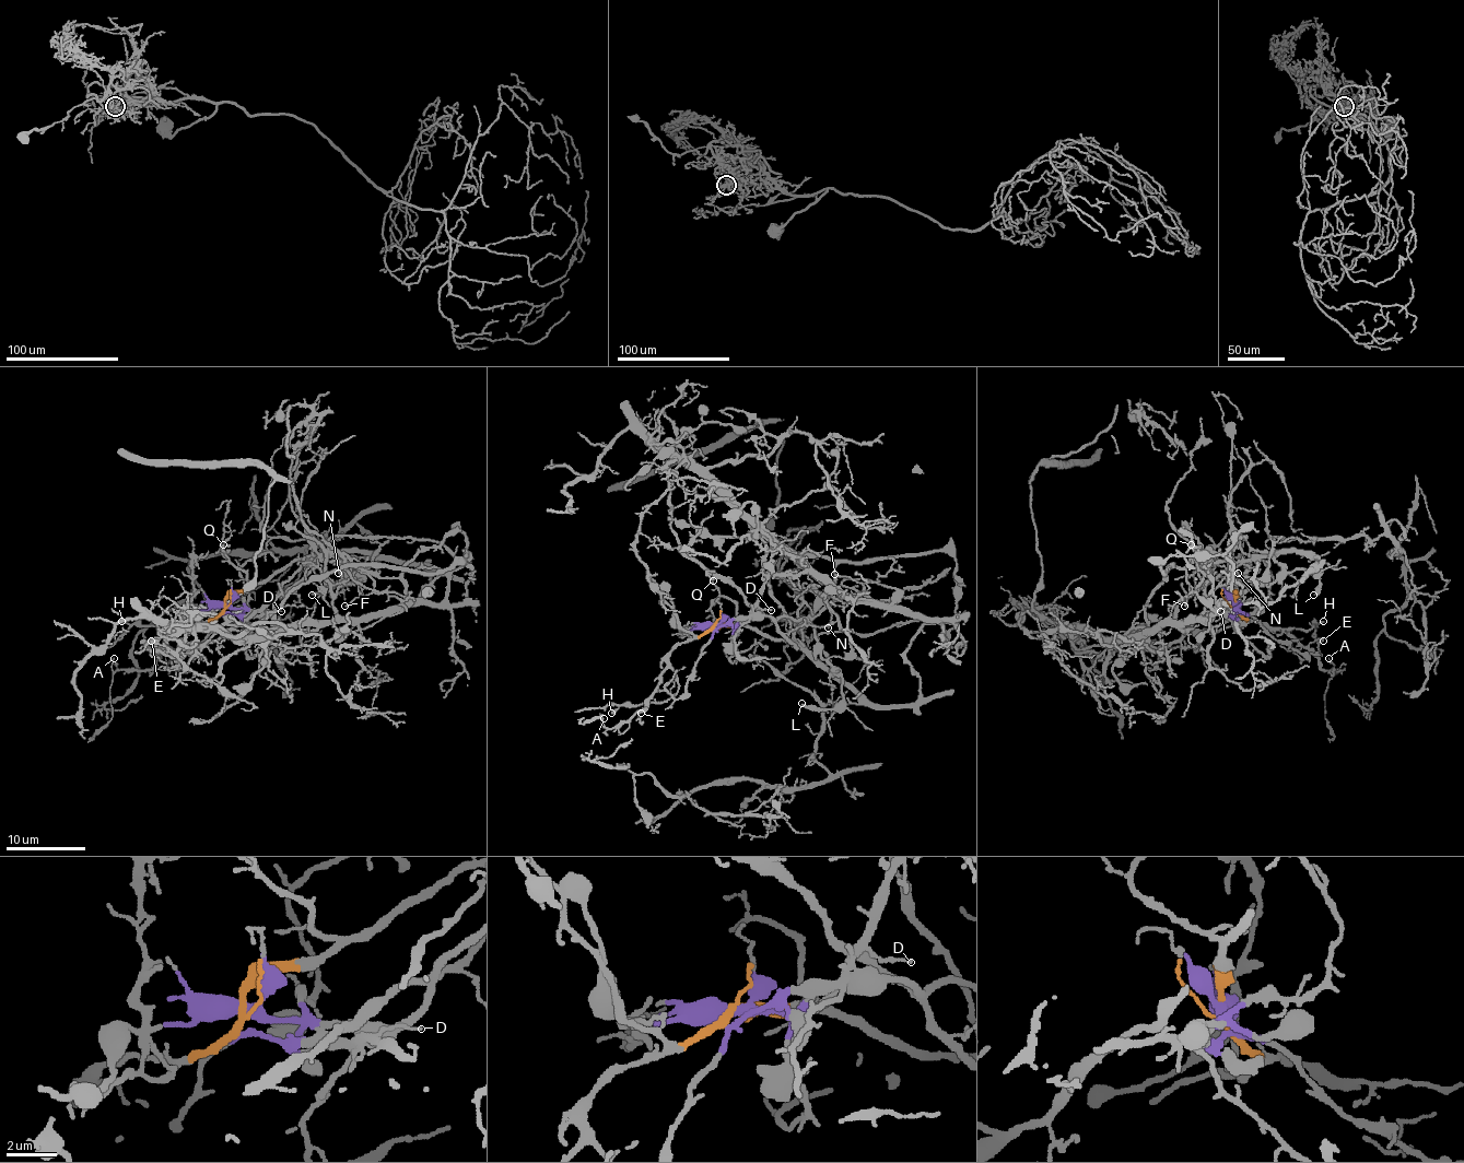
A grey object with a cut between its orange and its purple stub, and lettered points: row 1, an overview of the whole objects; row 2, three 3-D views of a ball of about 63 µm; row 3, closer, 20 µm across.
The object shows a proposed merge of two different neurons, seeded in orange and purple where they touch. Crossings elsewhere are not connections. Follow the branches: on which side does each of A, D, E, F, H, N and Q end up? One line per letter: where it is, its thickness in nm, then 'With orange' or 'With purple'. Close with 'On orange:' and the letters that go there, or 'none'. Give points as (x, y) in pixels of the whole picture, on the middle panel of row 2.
A: Place: (604, 718). Thickness 130 nm. With orange
D: Place: (771, 610). Thickness 100 nm. With purple
E: Place: (641, 713). Thickness 180 nm. With orange
F: Place: (834, 574). Thickness 120 nm. With orange
H: Place: (611, 713). Thickness 190 nm. With orange
N: Place: (828, 627). Thickness 100 nm. With purple
Q: Place: (713, 580). Thickness 110 nm. With orange
On orange: A, E, F, H, Q

